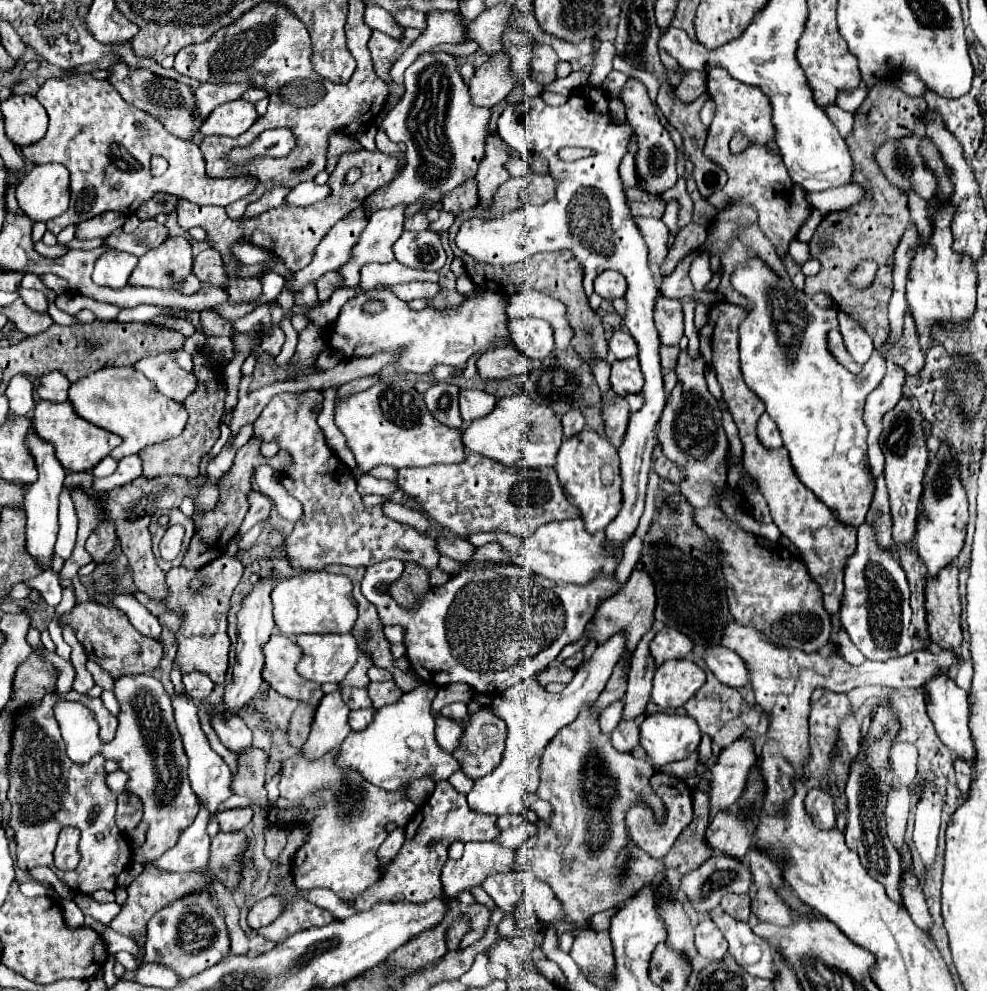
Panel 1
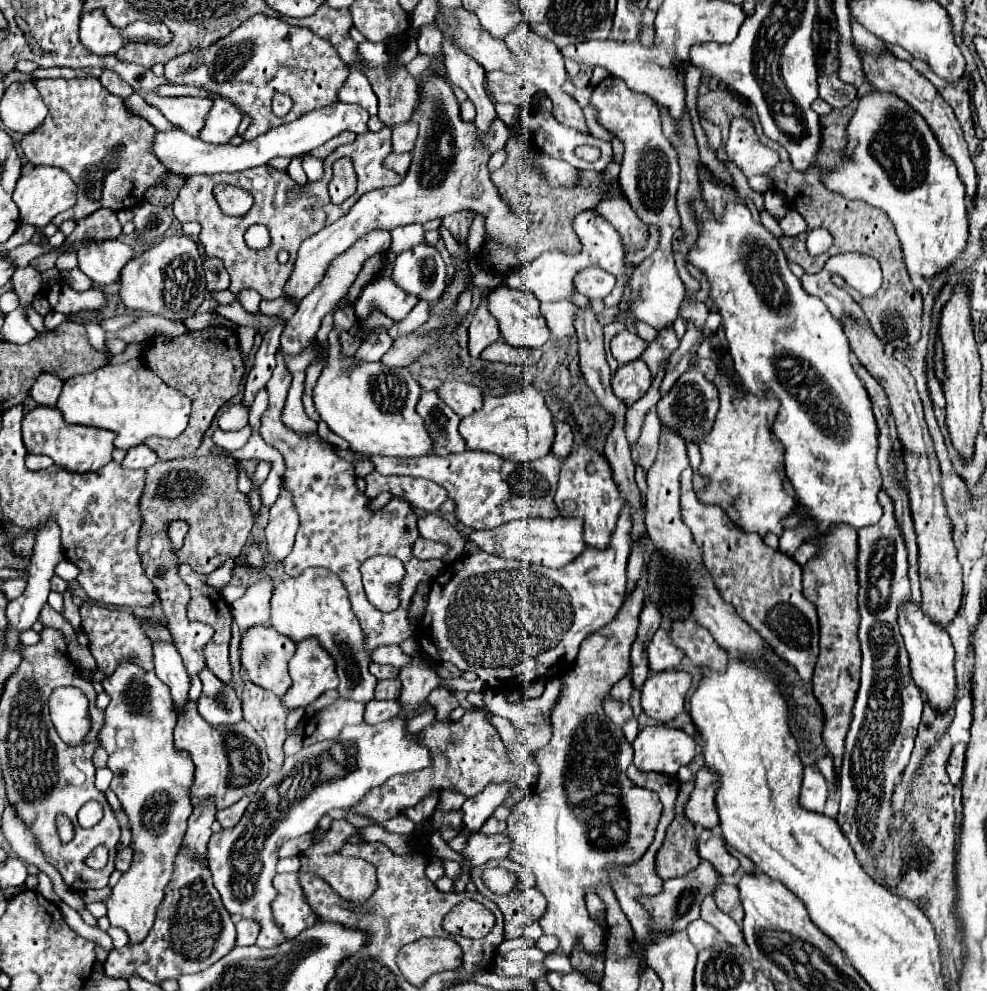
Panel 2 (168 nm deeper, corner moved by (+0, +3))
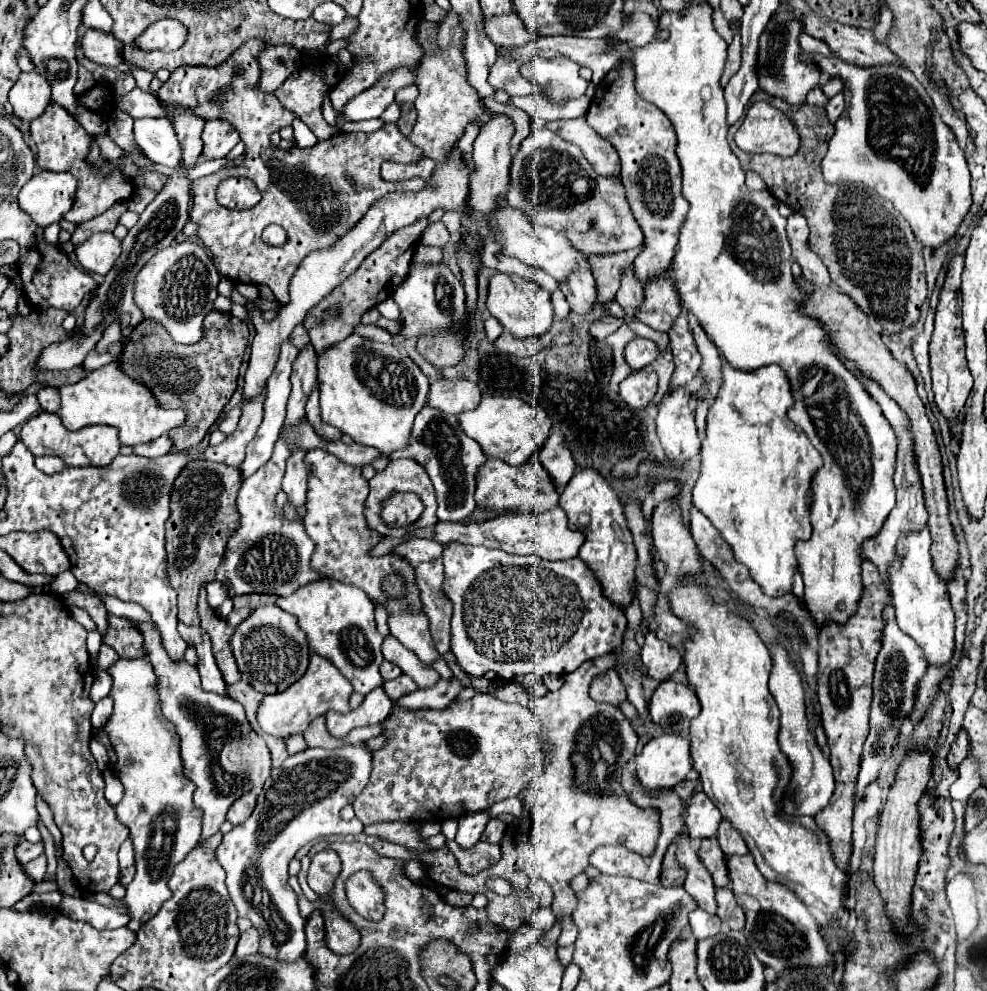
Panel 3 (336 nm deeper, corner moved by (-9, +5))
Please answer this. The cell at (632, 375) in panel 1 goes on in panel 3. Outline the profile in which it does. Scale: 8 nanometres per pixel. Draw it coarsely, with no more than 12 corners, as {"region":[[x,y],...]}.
{"region":[[651,366],[621,382],[621,398],[645,408],[657,392]]}

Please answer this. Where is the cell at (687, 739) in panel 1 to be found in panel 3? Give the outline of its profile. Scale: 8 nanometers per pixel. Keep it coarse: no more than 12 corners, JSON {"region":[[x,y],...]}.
{"region":[[651,738],[637,756],[645,788],[673,788],[691,772],[689,740]]}

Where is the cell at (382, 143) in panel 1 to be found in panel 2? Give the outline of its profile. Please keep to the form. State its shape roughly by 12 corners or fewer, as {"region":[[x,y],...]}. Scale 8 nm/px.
{"region":[[396,154],[384,160],[384,166],[398,172],[400,176],[408,172],[412,154]]}

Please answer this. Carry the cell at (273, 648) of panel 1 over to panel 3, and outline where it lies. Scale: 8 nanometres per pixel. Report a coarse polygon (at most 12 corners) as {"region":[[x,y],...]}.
{"region":[[259,606],[231,638],[257,692],[277,694],[309,664],[305,632]]}

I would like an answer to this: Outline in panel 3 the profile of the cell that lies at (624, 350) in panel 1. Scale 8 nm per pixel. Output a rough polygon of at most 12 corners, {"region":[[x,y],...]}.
{"region":[[649,338],[625,346],[625,362],[633,370],[649,366],[659,350]]}

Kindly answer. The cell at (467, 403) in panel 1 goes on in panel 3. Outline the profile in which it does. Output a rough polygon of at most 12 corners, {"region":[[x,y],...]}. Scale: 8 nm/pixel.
{"region":[[441,378],[427,404],[447,414],[475,410],[481,390],[469,380]]}

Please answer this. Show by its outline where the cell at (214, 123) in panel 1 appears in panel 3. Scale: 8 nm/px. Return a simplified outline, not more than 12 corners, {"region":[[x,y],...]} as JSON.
{"region":[[207,120],[203,156],[225,158],[239,134],[225,120]]}

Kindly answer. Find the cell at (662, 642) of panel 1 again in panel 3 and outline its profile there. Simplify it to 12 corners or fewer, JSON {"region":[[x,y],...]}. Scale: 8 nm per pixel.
{"region":[[649,632],[641,662],[653,680],[663,682],[681,666],[683,656]]}

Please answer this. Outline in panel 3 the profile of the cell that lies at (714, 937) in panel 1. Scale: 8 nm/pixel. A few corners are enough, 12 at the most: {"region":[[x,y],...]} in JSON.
{"region":[[705,910],[689,914],[691,930],[697,940],[721,932],[719,916]]}

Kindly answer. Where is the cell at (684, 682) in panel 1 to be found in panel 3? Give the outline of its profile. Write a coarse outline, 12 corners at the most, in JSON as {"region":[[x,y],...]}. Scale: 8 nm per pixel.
{"region":[[663,680],[649,714],[683,734],[699,714],[691,686]]}

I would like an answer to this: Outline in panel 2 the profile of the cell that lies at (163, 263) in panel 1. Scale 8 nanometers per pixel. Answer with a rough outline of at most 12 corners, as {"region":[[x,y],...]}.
{"region":[[166,236],[120,272],[120,298],[172,322],[206,296],[202,256]]}

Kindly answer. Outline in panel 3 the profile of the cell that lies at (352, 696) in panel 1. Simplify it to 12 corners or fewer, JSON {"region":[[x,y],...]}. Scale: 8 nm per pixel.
{"region":[[321,578],[279,596],[309,650],[365,696],[383,636],[361,588]]}

